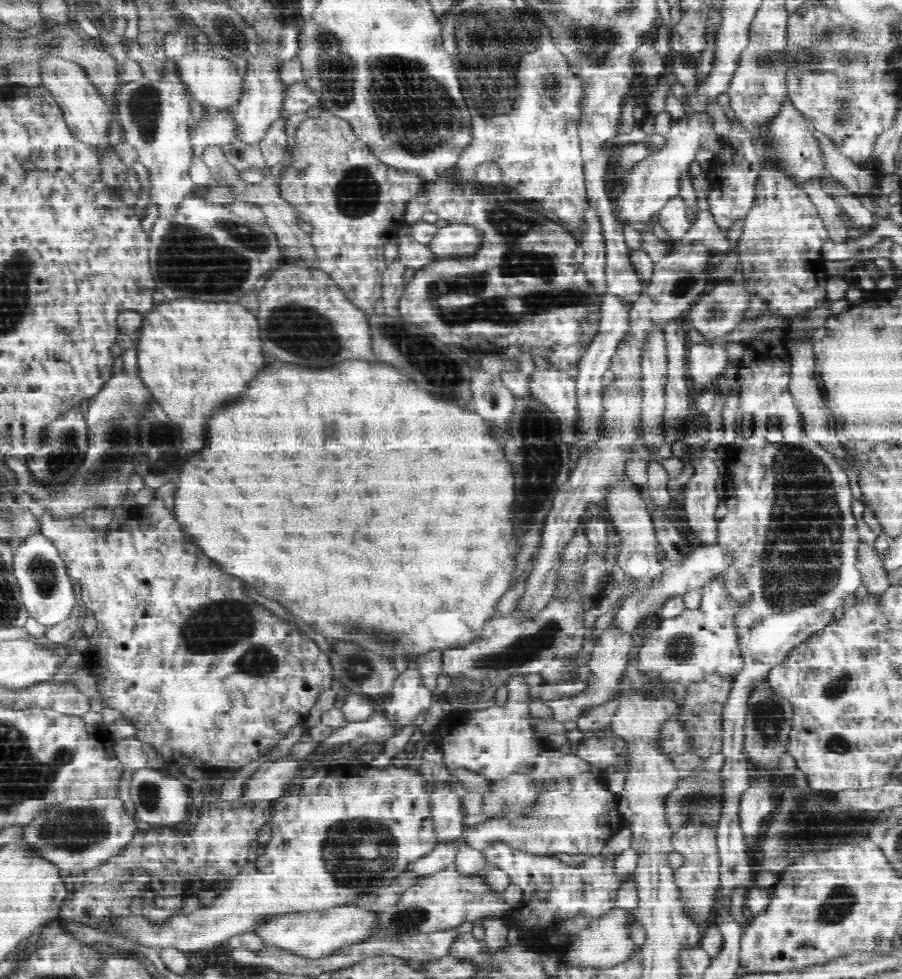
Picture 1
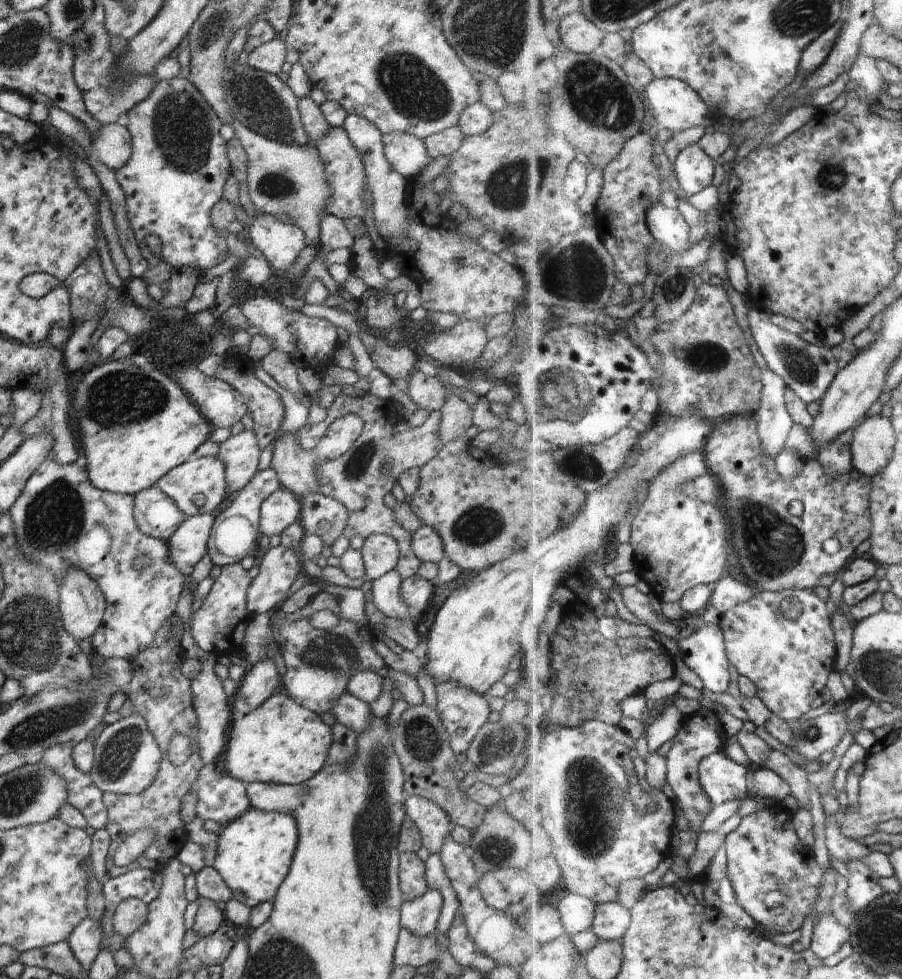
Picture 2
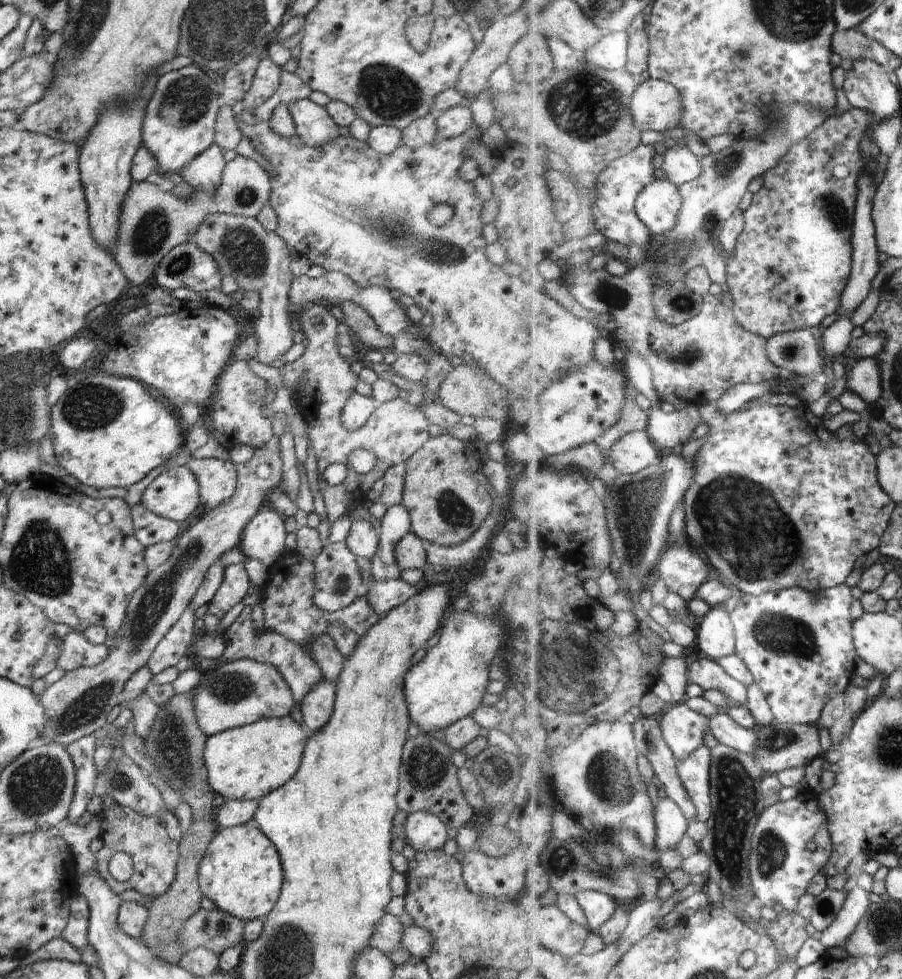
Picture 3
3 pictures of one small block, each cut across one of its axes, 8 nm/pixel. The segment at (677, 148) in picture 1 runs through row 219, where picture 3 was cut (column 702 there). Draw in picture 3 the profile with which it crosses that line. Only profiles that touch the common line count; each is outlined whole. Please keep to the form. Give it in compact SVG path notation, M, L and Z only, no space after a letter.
M723 607L713 608L699 621L700 642L696 650L716 662L737 653L737 634L732 612L728 613Z

